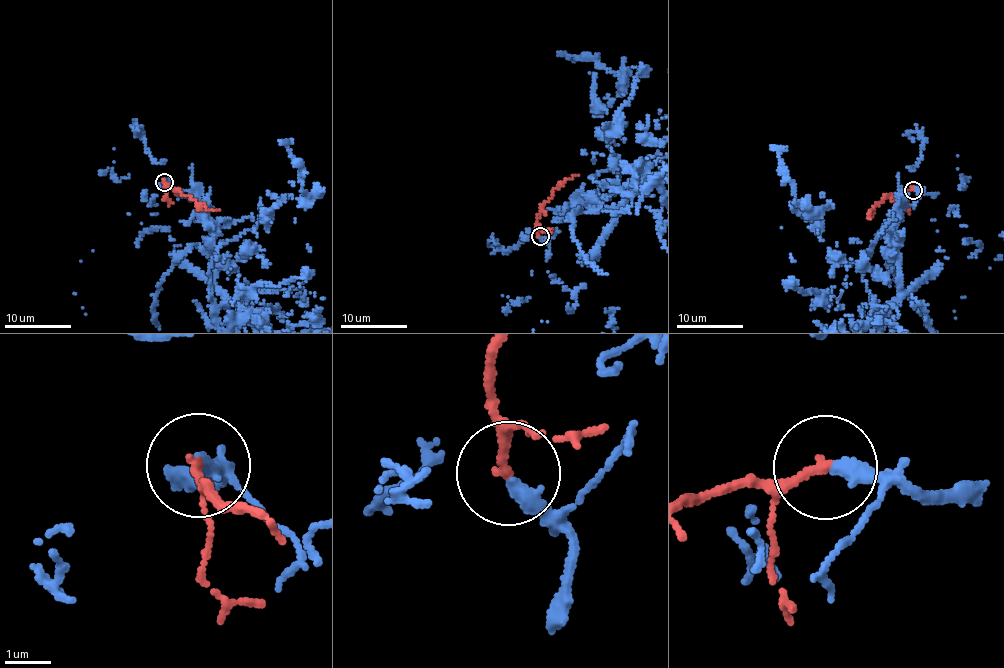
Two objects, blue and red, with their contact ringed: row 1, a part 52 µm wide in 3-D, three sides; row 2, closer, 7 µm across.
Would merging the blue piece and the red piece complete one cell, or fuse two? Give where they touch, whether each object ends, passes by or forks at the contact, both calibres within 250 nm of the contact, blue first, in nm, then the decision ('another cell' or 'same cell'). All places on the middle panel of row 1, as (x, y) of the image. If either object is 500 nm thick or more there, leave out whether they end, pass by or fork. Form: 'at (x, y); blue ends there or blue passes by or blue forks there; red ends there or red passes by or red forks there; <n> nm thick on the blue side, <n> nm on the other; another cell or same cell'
at (540, 236); blue ends there; red ends there; 360 nm thick on the blue side, 200 nm on the other; same cell

